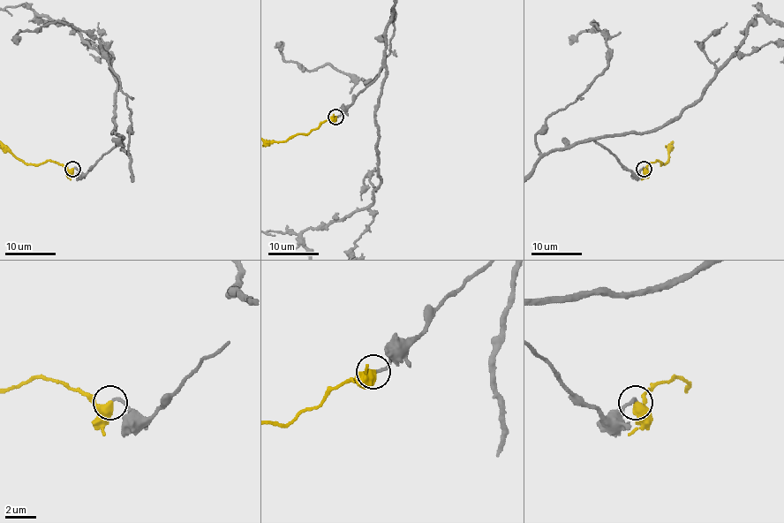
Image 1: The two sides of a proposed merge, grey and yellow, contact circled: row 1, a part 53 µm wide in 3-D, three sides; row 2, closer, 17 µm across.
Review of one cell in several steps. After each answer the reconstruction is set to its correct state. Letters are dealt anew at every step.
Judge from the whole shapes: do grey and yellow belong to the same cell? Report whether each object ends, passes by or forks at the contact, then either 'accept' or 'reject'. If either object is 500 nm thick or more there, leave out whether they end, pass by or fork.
grey ends | yellow passes by | accept

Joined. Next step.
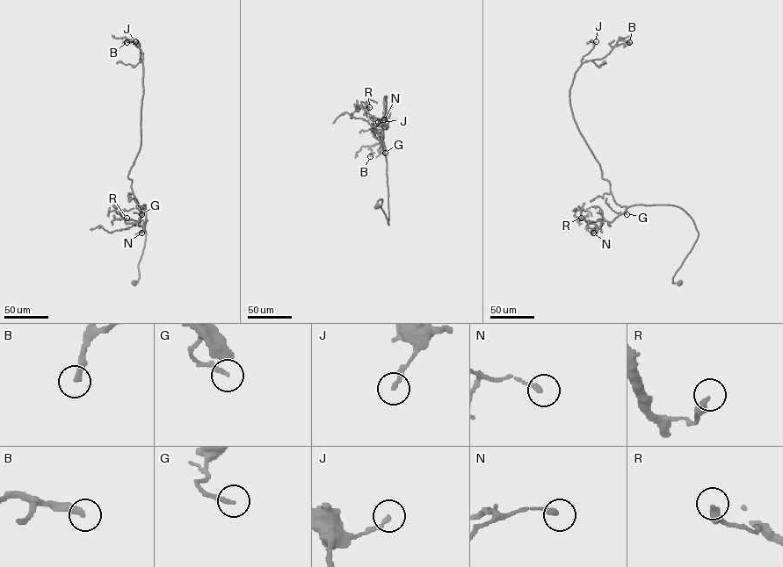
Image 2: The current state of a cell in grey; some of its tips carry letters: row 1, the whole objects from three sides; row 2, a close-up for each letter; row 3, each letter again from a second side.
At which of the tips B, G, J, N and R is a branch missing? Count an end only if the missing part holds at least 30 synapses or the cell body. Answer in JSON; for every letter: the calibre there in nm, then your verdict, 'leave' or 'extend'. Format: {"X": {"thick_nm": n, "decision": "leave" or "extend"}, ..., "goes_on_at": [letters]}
{"B": {"thick_nm": 280, "decision": "extend"}, "G": {"thick_nm": 200, "decision": "leave"}, "J": {"thick_nm": 170, "decision": "leave"}, "N": {"thick_nm": 200, "decision": "leave"}, "R": {"thick_nm": 360, "decision": "leave"}, "goes_on_at": ["B"]}

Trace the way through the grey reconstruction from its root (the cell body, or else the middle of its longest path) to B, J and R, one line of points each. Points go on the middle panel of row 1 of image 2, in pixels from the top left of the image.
B: (377, 206), (381, 199), (388, 225), (386, 159), (371, 128), (386, 96), (383, 138), (370, 156)
J: (377, 206), (381, 199), (388, 225), (386, 159), (371, 128), (382, 117), (386, 96), (385, 115), (378, 122)
R: (377, 206), (381, 199), (380, 208), (388, 225), (387, 162), (381, 139), (383, 125), (368, 113), (369, 107)

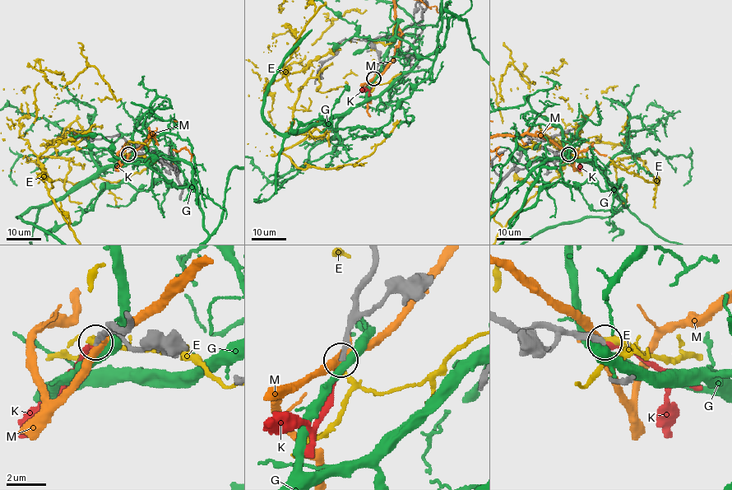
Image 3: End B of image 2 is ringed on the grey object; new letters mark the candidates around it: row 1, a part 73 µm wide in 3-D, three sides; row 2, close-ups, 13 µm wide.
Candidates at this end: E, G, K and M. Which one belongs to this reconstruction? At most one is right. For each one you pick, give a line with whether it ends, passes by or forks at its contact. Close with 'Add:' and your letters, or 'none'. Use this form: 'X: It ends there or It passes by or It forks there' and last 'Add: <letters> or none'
K: It ends there
Add: K

